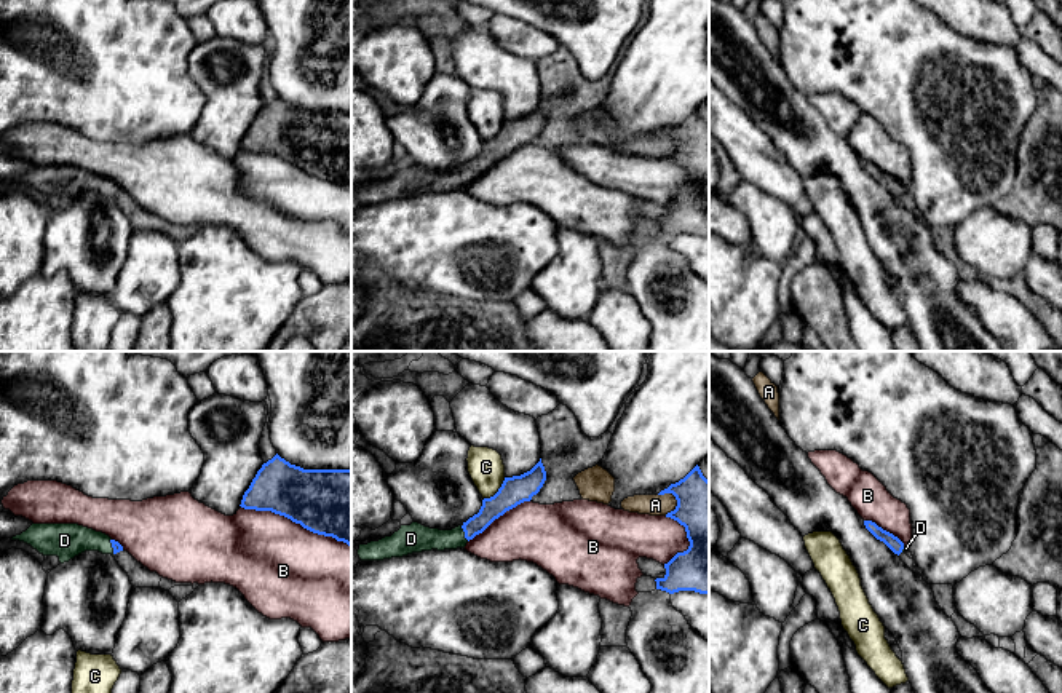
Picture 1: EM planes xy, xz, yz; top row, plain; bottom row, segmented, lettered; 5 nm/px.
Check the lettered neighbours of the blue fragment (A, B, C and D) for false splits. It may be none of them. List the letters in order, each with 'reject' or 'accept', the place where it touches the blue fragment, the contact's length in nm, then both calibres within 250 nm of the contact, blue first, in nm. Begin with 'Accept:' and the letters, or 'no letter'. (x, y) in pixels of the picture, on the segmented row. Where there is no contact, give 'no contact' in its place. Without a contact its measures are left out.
Accept: D
A: reject; contact xz (677, 505); length 120 nm; calibres 300 and 110 nm
B: reject; contact xy (296, 522); length 600 nm; calibres 340 and 480 nm
C: reject; contact xz (499, 491); length 160 nm; calibres 140 and 180 nm
D: accept; contact xz (465, 534); length 90 nm; calibres 110 and 140 nm

